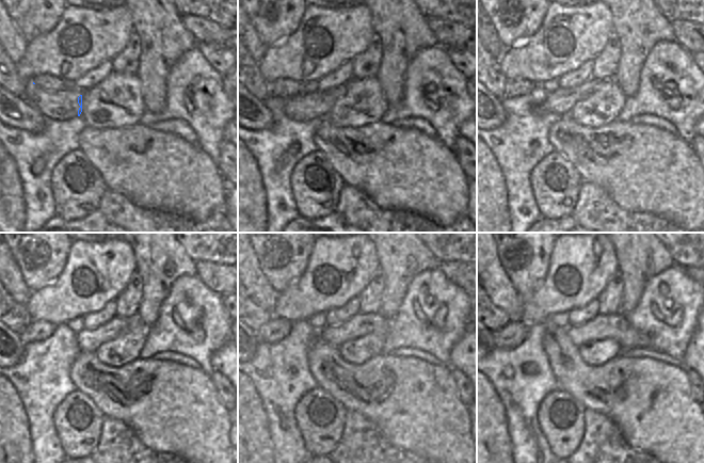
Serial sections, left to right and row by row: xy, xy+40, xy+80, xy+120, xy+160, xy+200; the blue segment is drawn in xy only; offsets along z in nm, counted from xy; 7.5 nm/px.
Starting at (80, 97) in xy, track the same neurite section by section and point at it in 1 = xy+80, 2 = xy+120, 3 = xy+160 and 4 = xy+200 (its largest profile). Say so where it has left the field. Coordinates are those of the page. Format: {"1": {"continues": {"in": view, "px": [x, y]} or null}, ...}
{"1": {"continues": {"in": "xy+80", "px": [565, 97]}}, "2": {"continues": {"in": "xy+120", "px": [89, 339]}}, "3": {"continues": {"in": "xy+160", "px": [360, 324]}}, "4": {"continues": {"in": "xy+200", "px": [616, 326]}}}

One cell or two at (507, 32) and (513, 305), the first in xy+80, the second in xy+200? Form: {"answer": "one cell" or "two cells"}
{"answer": "two cells"}

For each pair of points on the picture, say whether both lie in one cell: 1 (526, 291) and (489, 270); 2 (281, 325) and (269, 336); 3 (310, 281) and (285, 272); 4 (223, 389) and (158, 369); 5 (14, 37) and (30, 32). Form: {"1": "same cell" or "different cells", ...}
{"1": "different cells", "2": "same cell", "3": "different cells", "4": "different cells", "5": "different cells"}

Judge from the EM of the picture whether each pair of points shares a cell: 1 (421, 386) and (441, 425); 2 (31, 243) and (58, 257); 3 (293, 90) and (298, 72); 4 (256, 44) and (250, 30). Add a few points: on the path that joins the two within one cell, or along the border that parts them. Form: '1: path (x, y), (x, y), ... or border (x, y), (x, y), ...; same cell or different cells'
1: path (421, 396), (421, 405), (431, 415); same cell
2: path (37, 243), (51, 256); same cell
3: border (271, 81), (293, 79), (303, 83); different cells
4: path (253, 41), (250, 37), (250, 33); same cell

